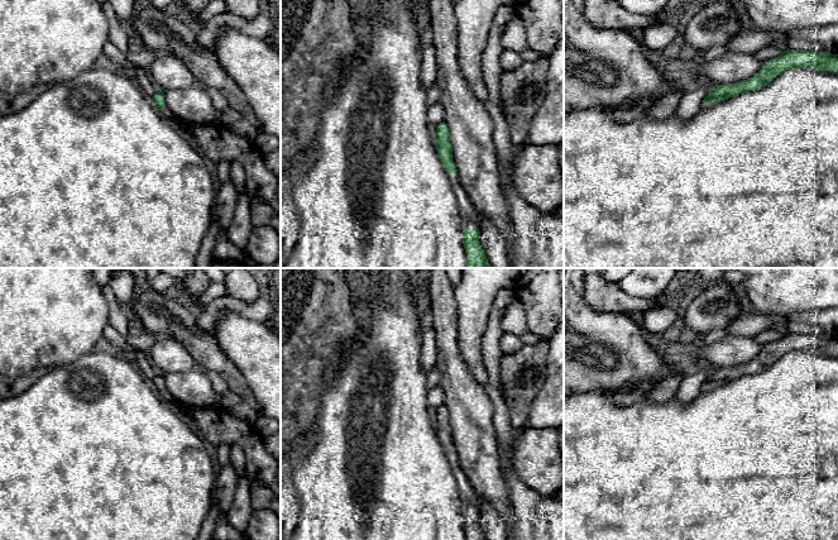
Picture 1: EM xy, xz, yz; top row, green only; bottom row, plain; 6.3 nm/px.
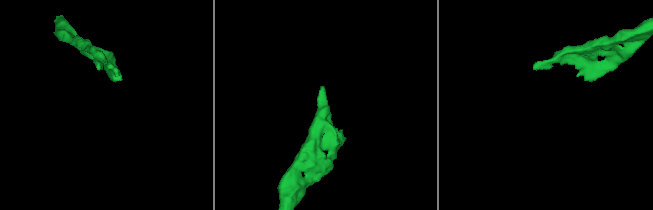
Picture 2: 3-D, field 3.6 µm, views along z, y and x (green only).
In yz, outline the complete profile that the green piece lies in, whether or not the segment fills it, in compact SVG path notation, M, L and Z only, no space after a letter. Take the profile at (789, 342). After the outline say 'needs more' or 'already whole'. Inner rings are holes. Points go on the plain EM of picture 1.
M786 333L779 340L765 344L758 355L748 363L737 367L713 369L707 377L704 387L731 382L743 376L758 373L782 355L799 350L833 354L838 357L838 338Z; already whole

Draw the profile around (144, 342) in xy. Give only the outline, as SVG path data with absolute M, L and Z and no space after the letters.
M144 330L140 335L126 336L126 341L129 345L129 350L148 352L158 338L159 338L158 335Z

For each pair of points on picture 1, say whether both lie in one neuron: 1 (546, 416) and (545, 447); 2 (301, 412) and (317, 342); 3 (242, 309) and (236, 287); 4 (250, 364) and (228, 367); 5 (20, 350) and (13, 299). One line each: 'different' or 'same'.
1: different
2: same
3: different
4: different
5: same

